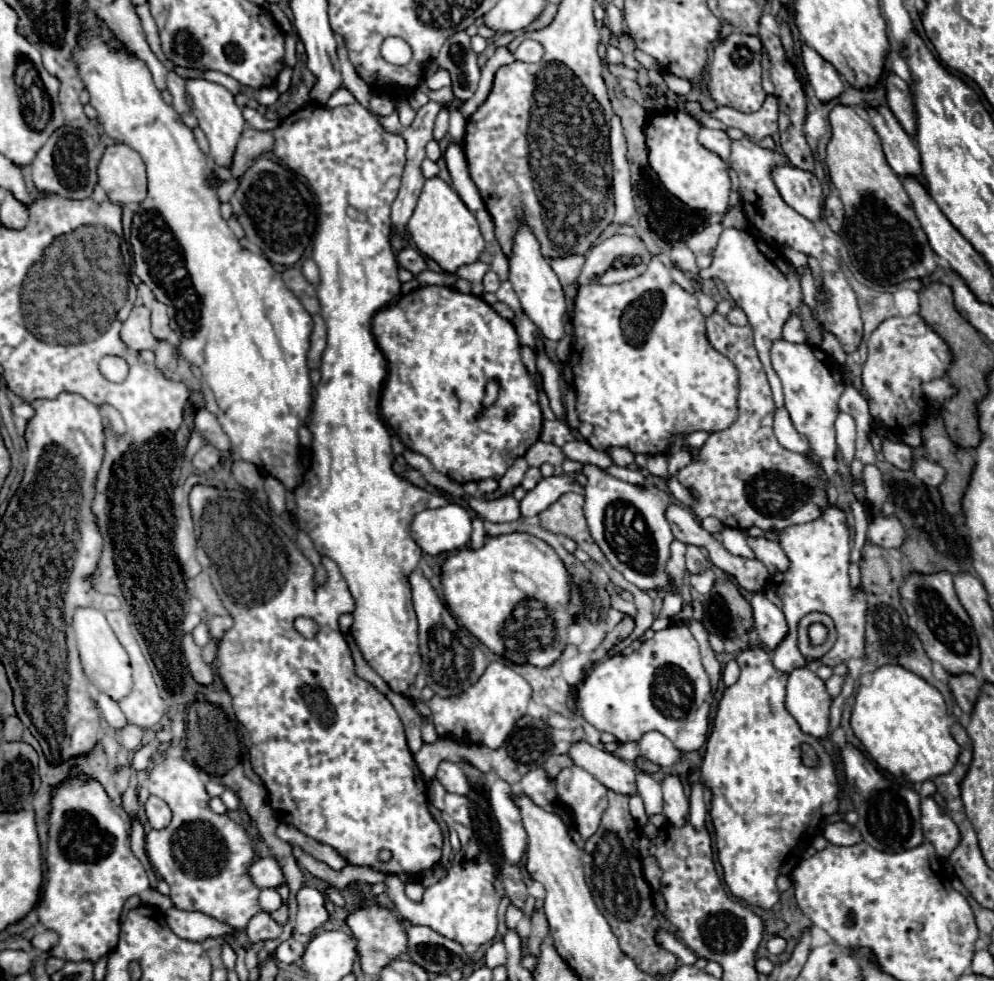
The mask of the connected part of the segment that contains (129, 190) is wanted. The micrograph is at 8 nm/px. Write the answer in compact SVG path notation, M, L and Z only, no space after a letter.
M109 145L99 161L97 175L109 201L125 205L145 199L145 163L129 145Z

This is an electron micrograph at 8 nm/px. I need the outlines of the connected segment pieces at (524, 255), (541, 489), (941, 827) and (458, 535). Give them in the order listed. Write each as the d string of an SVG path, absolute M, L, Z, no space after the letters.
M521 227L515 235L515 245L513 245L513 257L509 259L509 281L513 283L513 289L517 297L521 297L521 307L527 313L527 317L539 327L543 337L551 341L559 341L563 331L563 315L565 315L565 297L561 283L551 269L551 265L543 259L539 251L539 243L535 235L527 229Z
M551 475L551 477L543 477L521 499L521 515L523 517L539 515L543 509L547 509L551 503L555 503L567 491L583 493L583 487L575 481L573 475L559 475L559 477L557 475Z
M927 797L921 801L921 825L925 841L929 841L939 857L949 857L949 851L957 847L959 831L953 819L939 809L939 805Z
M459 503L439 509L425 509L415 515L411 525L415 543L427 555L439 555L467 547L471 537L471 517Z

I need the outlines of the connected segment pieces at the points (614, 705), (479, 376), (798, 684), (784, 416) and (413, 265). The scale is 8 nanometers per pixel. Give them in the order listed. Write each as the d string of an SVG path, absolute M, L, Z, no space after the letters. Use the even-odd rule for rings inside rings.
M685 623L669 625L663 631L657 631L651 639L647 639L639 649L631 655L615 655L603 663L597 663L593 671L585 679L585 689L579 685L577 689L577 705L583 711L583 717L599 731L607 731L615 735L619 743L639 741L649 731L659 731L669 737L675 747L683 753L699 751L705 745L707 729L709 729L709 709L713 703L711 681L707 671L703 669L699 645L693 639L691 631Z
M419 287L401 295L395 305L377 311L373 317L373 335L389 361L389 375L381 395L381 413L405 447L425 455L439 473L461 485L489 477L501 479L511 463L523 457L539 439L543 417L537 403L537 389L521 361L517 331L511 321L499 317L481 297L471 293L465 295L451 287ZM489 381L499 383L499 397L485 415L477 419Z
M809 667L789 673L787 681L787 711L797 719L803 733L817 739L829 735L829 707L831 695L825 683Z
M779 407L779 409L775 411L773 431L775 431L777 441L779 441L785 449L791 449L791 451L803 453L803 455L811 455L811 453L809 453L809 441L805 439L805 435L801 435L801 433L795 429L795 425L793 425L793 421L791 421L791 417L789 417L789 413L787 413L785 407Z
M407 243L401 251L397 251L397 263L399 263L399 267L411 271L413 275L419 275L423 269L427 269L423 255L411 243Z

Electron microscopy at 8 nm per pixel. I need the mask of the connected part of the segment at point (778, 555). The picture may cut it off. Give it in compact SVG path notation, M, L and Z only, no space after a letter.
M749 537L749 547L753 547L755 551L755 557L765 563L765 567L771 571L771 573L777 573L777 571L787 571L789 569L789 557L785 555L785 551L781 549L779 543L773 543L765 537Z

